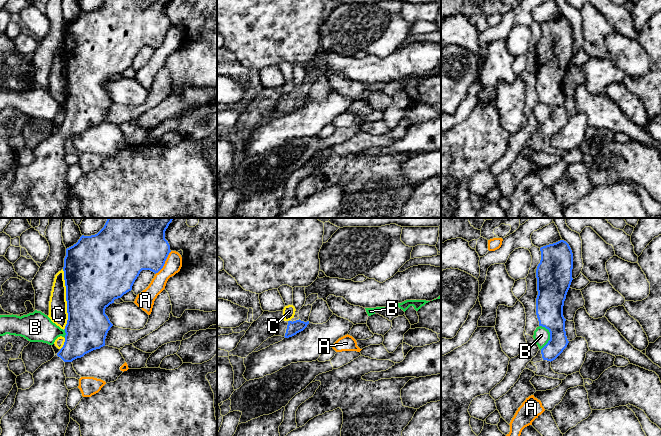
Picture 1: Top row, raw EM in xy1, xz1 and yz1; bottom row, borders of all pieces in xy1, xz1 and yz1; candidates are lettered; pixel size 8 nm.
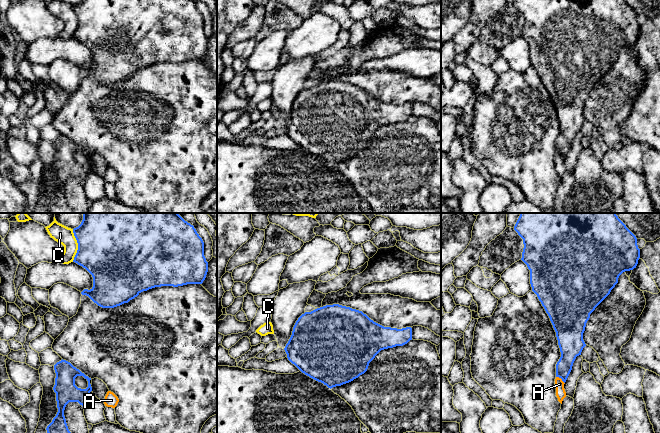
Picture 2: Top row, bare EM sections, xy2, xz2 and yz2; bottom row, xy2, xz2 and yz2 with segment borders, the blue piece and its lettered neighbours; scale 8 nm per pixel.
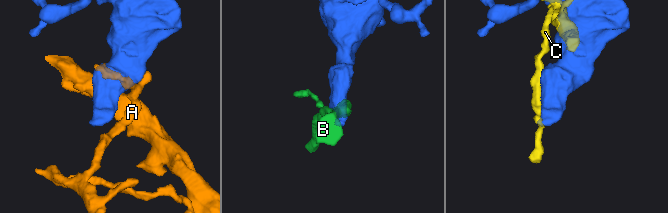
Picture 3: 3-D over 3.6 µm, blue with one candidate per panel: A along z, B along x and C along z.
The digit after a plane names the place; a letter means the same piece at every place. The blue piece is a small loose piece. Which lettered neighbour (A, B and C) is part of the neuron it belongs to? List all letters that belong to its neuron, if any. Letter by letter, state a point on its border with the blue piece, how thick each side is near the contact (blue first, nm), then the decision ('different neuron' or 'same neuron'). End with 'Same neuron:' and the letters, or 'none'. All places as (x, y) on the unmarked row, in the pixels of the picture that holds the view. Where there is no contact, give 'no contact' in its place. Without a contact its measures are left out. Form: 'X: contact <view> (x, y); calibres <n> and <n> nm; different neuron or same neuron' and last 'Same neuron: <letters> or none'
A: contact xy1 (164, 39); calibres 380 and 140 nm; different neuron
B: contact yz1 (550, 111); calibres 220 and 130 nm; different neuron
C: contact xy1 (66, 75); calibres 440 and 150 nm; different neuron
Same neuron: none

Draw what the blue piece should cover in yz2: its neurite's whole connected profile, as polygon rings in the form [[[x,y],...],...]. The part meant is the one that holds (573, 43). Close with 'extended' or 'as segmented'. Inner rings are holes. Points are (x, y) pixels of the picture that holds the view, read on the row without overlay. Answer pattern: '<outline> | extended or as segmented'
[[[515,0],[514,6],[523,15],[521,36],[530,46],[532,67],[548,90],[556,108],[561,133],[556,140],[556,153],[565,159],[577,132],[586,122],[583,116],[590,90],[610,70],[619,52],[636,44],[640,25],[636,12],[625,0]]] | as segmented

